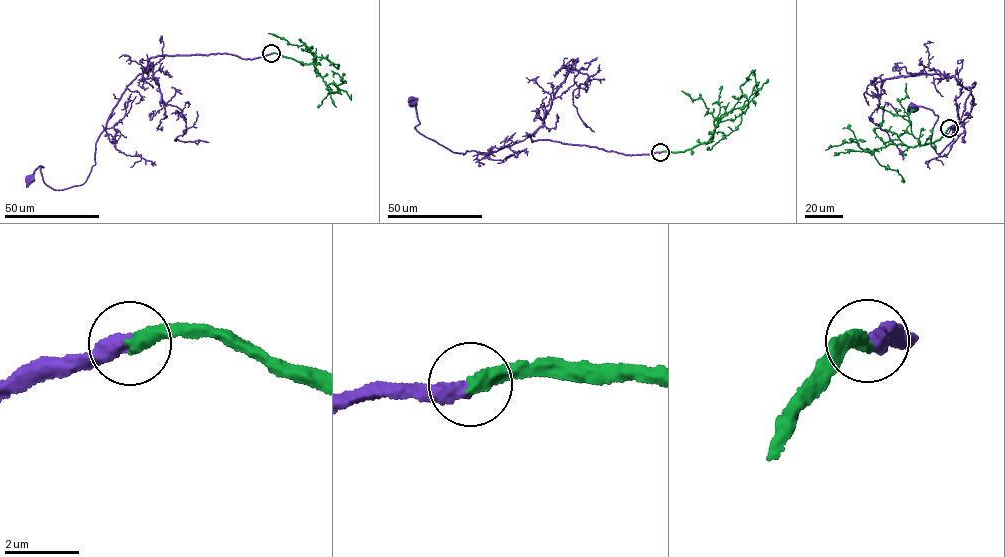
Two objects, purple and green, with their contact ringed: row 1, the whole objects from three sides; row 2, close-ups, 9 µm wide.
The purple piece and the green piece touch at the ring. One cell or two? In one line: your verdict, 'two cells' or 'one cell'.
two cells

